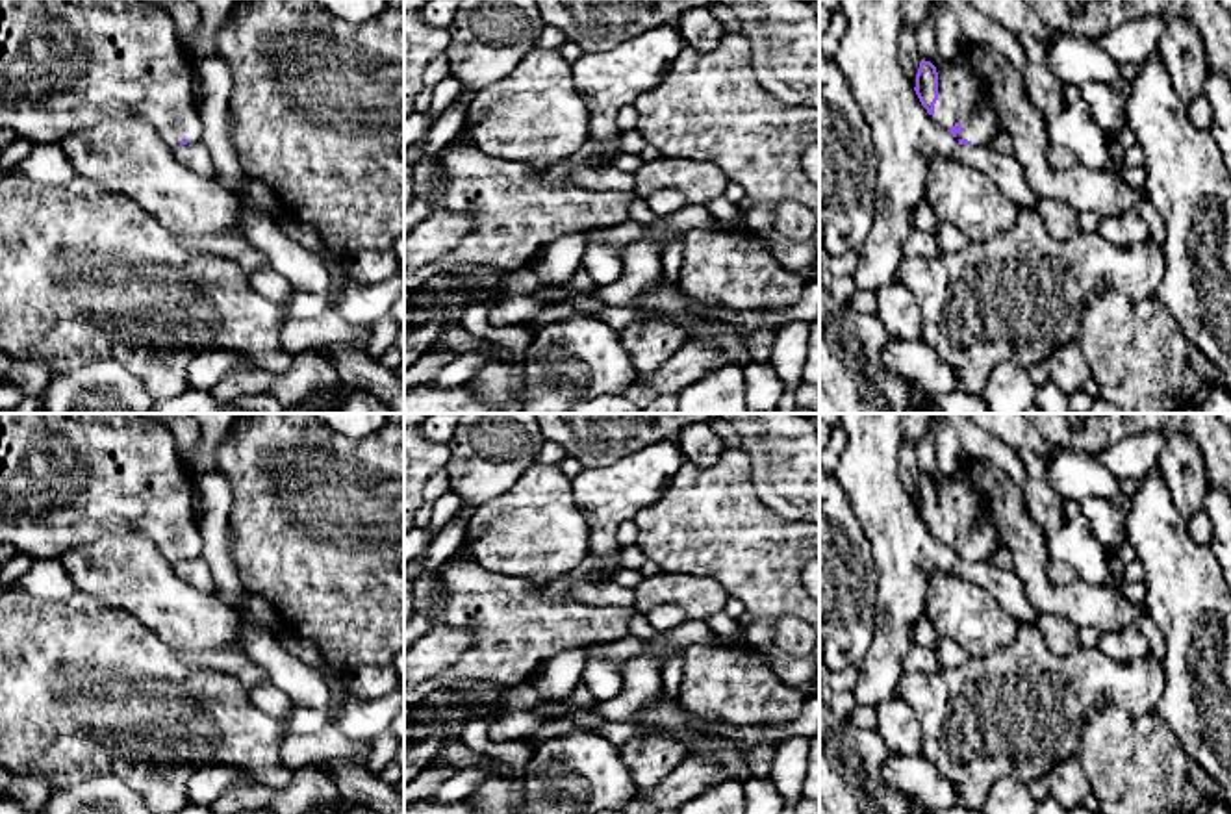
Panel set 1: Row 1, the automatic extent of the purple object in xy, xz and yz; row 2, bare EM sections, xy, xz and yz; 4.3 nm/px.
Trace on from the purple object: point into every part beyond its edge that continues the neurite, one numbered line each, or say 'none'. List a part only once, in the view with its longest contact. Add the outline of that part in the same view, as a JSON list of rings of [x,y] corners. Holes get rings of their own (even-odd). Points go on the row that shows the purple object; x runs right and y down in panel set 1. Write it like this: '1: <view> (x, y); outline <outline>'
1: yz (979, 88); outline [[[968,41],[964,50],[955,59],[944,59],[936,72],[938,100],[931,119],[944,130],[958,122],[964,130],[957,134],[957,139],[968,139],[975,146],[988,145],[1005,132],[1012,141],[1012,156],[1025,163],[1025,182],[1038,197],[1064,202],[1077,211],[1092,211],[1101,219],[1120,217],[1144,197],[1142,189],[1127,187],[1109,171],[1090,169],[1083,163],[1070,171],[1055,171],[1046,156],[1051,146],[1046,119],[1027,95],[1023,72],[990,46]]]

